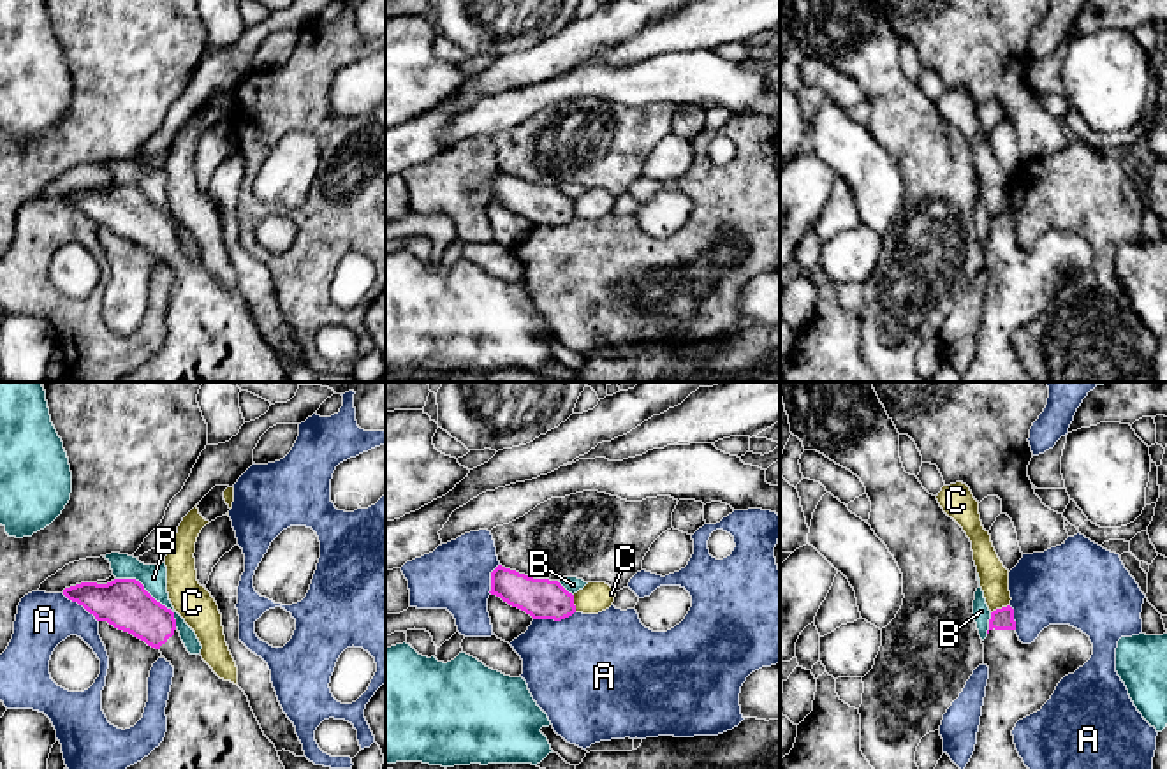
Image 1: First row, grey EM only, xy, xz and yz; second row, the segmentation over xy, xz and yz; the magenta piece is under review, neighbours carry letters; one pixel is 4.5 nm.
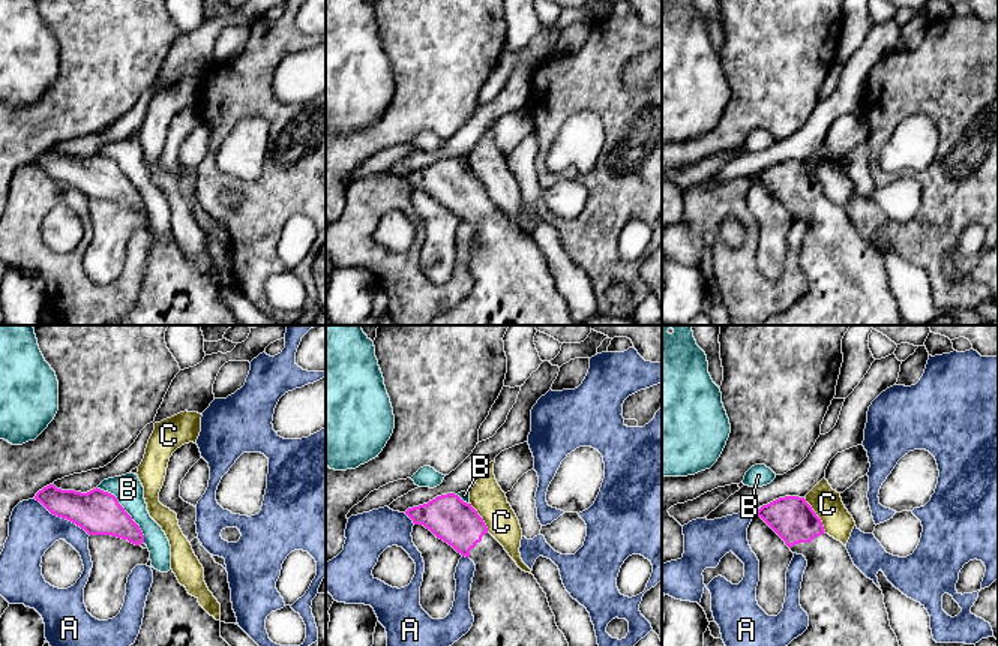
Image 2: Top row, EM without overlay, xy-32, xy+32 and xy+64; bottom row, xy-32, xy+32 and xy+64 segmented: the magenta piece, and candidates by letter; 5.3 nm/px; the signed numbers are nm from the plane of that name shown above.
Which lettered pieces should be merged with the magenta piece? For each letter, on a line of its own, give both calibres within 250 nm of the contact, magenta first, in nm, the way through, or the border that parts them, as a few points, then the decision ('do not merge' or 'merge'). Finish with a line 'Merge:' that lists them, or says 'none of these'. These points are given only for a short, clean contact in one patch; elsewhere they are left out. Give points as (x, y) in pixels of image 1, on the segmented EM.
A: calibres 190 and 460 nm; do not merge
B: calibres 220 and 120 nm; do not merge
C: calibres 100 and 130 nm; do not merge
Merge: none of these

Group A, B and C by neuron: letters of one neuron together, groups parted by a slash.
A / B / C

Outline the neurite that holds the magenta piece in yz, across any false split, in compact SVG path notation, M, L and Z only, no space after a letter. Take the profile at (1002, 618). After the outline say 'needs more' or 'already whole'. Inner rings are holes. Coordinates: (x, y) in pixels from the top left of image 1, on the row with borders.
M1010 605L991 612L989 634L982 644L989 679L975 751L965 769L1028 769L1014 744L1012 730L1016 723L1042 709L1058 683L1091 658L1093 644L1086 634L1070 625L1049 625L1031 644L1023 644L1016 634Z; needs more

